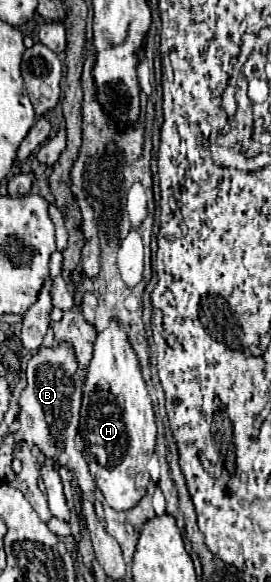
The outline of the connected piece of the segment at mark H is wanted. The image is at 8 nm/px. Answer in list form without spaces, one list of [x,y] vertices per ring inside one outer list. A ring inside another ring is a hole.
[[[113,321],[95,341],[83,387],[79,437],[83,441],[81,453],[85,461],[89,461],[89,471],[115,511],[127,511],[143,497],[149,483],[147,461],[155,451],[155,435],[157,427],[151,397],[141,377],[137,355],[121,325]]]

